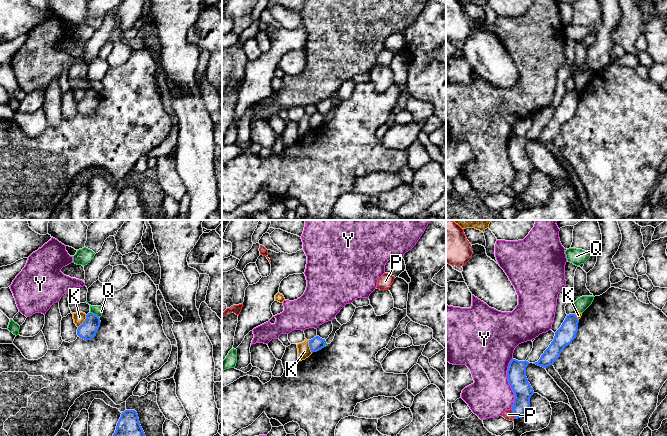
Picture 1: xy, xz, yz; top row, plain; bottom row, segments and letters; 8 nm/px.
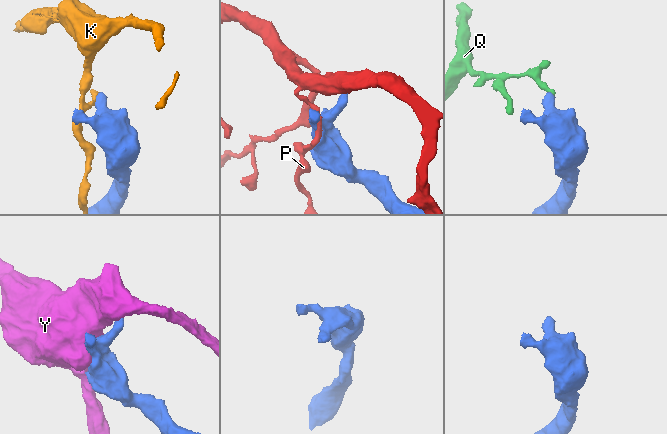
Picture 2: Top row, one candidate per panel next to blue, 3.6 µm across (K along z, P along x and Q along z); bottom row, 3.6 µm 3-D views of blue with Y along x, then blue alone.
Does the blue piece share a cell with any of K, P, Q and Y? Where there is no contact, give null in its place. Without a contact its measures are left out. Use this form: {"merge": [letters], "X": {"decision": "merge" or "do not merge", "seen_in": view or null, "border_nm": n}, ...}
{"merge": [], "K": {"decision": "do not merge", "seen_in": "xy", "border_nm": 120}, "P": {"decision": "do not merge", "seen_in": "yz", "border_nm": 90}, "Q": {"decision": "do not merge", "seen_in": "xy", "border_nm": 80}, "Y": {"decision": "do not merge", "seen_in": "yz", "border_nm": 400}}

